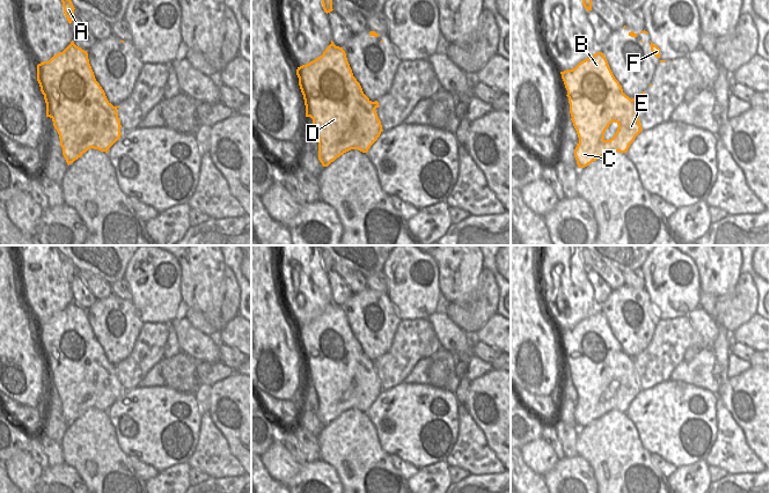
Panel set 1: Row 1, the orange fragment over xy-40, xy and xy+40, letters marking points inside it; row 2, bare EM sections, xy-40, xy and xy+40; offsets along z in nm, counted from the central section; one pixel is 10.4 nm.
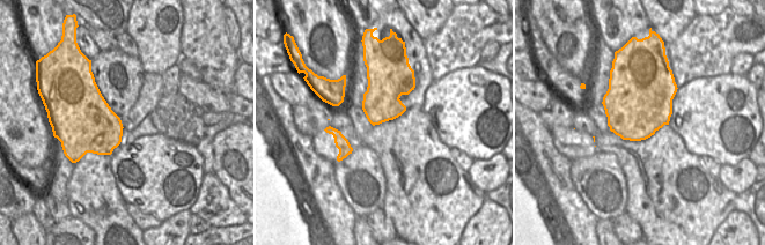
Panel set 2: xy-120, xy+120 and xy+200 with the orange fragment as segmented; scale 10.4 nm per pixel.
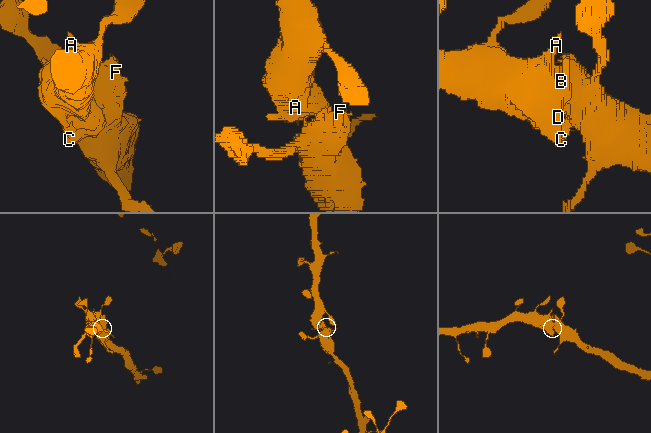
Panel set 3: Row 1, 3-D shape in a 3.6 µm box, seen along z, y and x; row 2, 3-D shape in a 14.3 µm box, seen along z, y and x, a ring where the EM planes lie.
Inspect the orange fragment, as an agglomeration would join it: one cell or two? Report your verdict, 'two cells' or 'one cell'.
one cell

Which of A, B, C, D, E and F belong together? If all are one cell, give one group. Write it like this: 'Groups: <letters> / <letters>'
Groups: A B C D E F.

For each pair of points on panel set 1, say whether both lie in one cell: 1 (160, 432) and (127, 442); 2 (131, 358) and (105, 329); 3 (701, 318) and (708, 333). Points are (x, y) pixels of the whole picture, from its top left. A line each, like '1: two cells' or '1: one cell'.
1: one cell
2: one cell
3: one cell

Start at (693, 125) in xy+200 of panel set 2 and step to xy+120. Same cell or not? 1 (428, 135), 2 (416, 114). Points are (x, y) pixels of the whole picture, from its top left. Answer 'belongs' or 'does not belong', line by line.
1: does not belong
2: does not belong

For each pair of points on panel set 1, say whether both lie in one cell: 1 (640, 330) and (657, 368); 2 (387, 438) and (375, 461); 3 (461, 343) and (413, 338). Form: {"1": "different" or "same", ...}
{"1": "same", "2": "different", "3": "different"}

